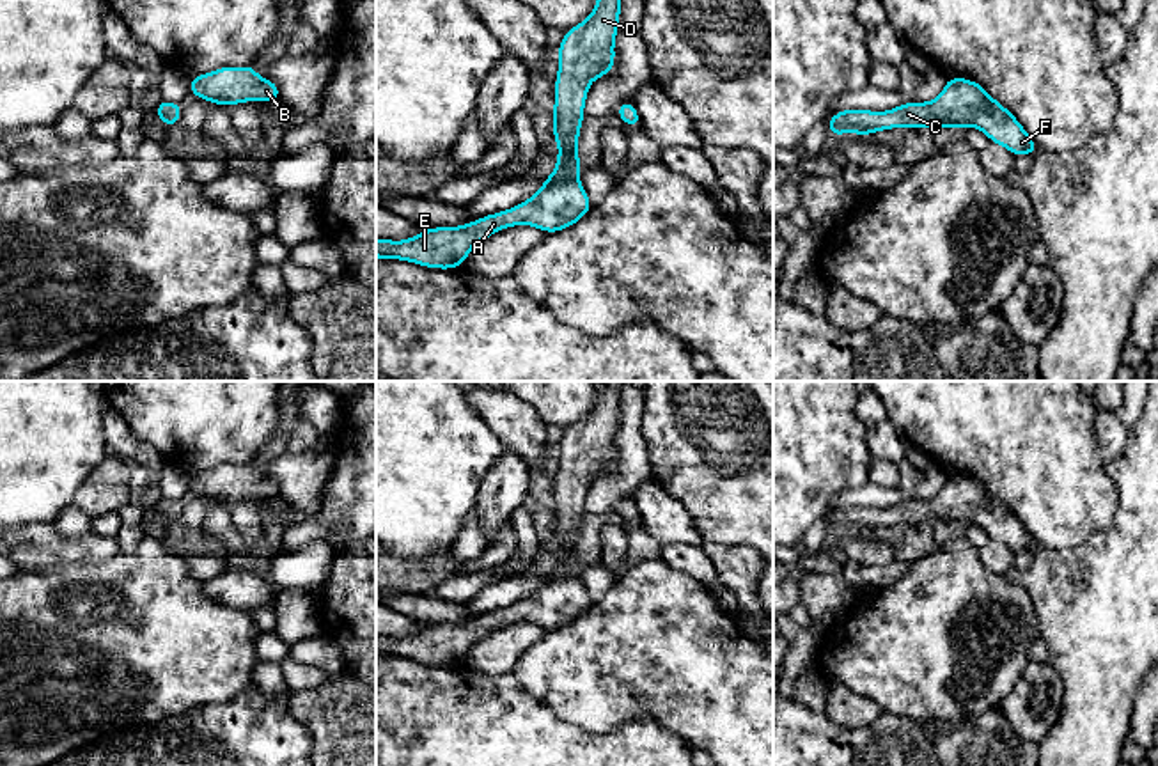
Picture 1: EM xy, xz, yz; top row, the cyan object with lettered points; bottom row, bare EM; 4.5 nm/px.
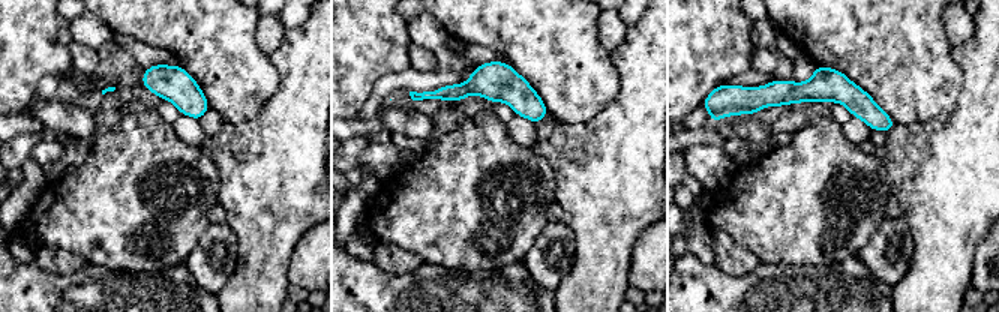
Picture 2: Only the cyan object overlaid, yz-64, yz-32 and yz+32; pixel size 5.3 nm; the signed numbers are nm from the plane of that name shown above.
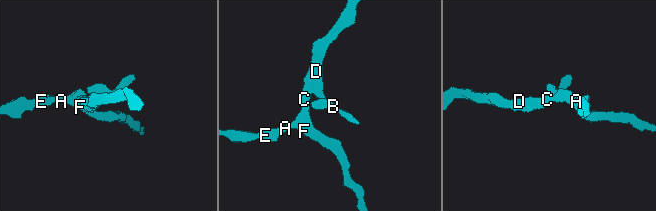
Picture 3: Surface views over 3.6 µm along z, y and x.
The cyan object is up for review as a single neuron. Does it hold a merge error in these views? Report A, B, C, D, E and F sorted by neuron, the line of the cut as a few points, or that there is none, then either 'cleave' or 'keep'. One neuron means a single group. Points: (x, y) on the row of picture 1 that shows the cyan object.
A B C D E F; no cut; keep

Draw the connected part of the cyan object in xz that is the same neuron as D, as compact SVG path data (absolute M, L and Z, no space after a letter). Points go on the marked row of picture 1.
M598 0L592 14L569 28L559 46L555 78L553 138L559 158L553 174L525 202L482 216L461 227L424 229L404 241L376 239L376 257L399 259L424 268L465 266L468 252L488 236L512 225L534 225L559 232L583 218L592 204L578 179L578 137L589 85L614 69L614 41L619 32L621 0Z

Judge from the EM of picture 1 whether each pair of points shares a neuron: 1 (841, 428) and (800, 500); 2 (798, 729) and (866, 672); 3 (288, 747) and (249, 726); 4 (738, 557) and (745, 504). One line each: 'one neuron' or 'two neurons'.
1: one neuron
2: two neurons
3: one neuron
4: two neurons

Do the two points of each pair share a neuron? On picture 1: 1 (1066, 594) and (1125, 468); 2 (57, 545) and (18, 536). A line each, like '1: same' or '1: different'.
1: same
2: same

